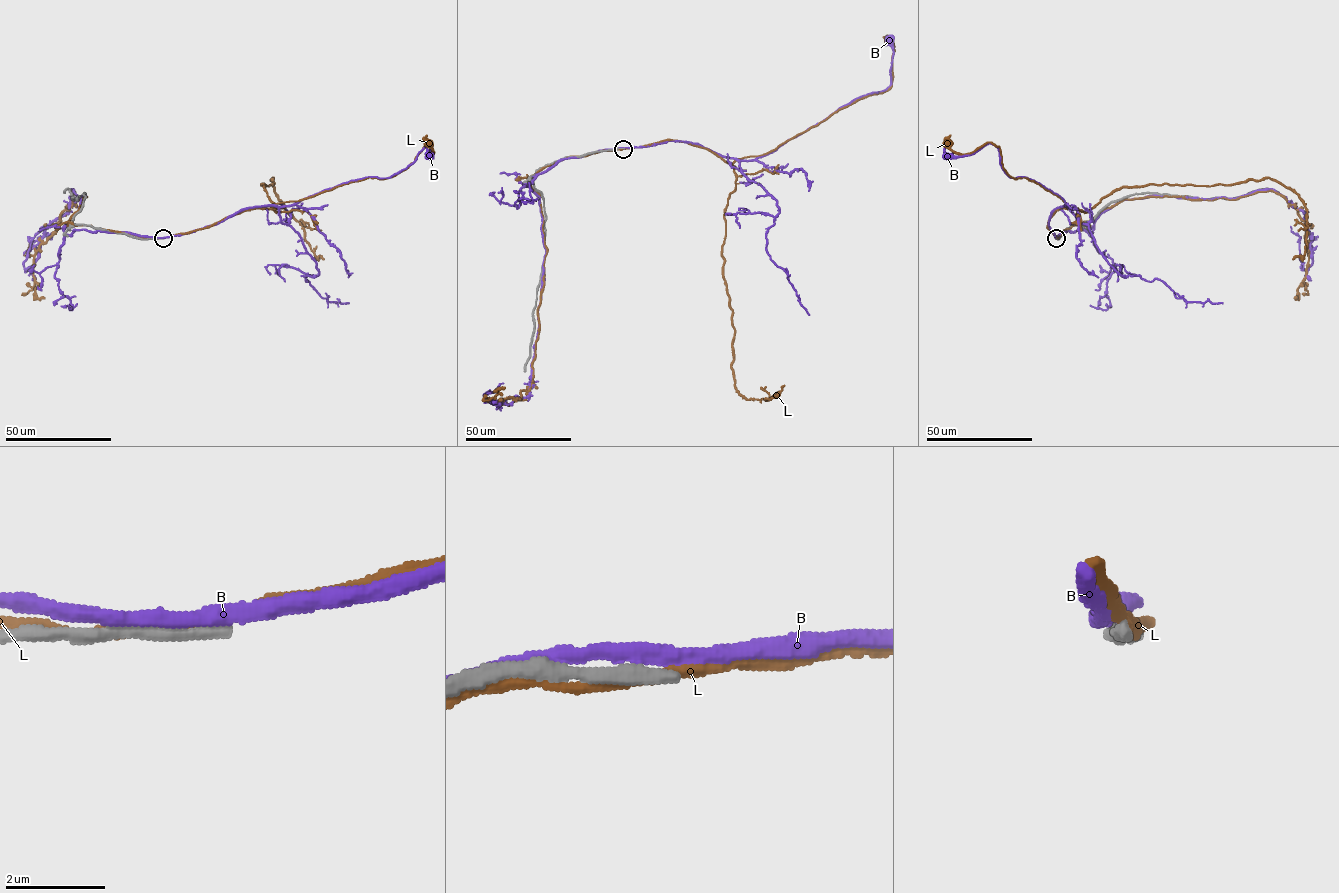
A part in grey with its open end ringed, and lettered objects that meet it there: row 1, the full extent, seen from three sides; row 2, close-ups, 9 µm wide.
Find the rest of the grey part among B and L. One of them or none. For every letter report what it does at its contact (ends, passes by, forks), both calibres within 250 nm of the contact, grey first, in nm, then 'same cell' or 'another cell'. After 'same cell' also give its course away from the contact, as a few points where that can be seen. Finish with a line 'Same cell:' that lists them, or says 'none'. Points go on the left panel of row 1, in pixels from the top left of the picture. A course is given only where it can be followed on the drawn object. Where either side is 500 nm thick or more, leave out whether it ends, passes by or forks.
B: it passes by; 360 nm thick on the grey side, 320 nm on the other; another cell
L: it passes by; 260 nm thick on the grey side, 240 nm on the other; another cell
Same cell: none

